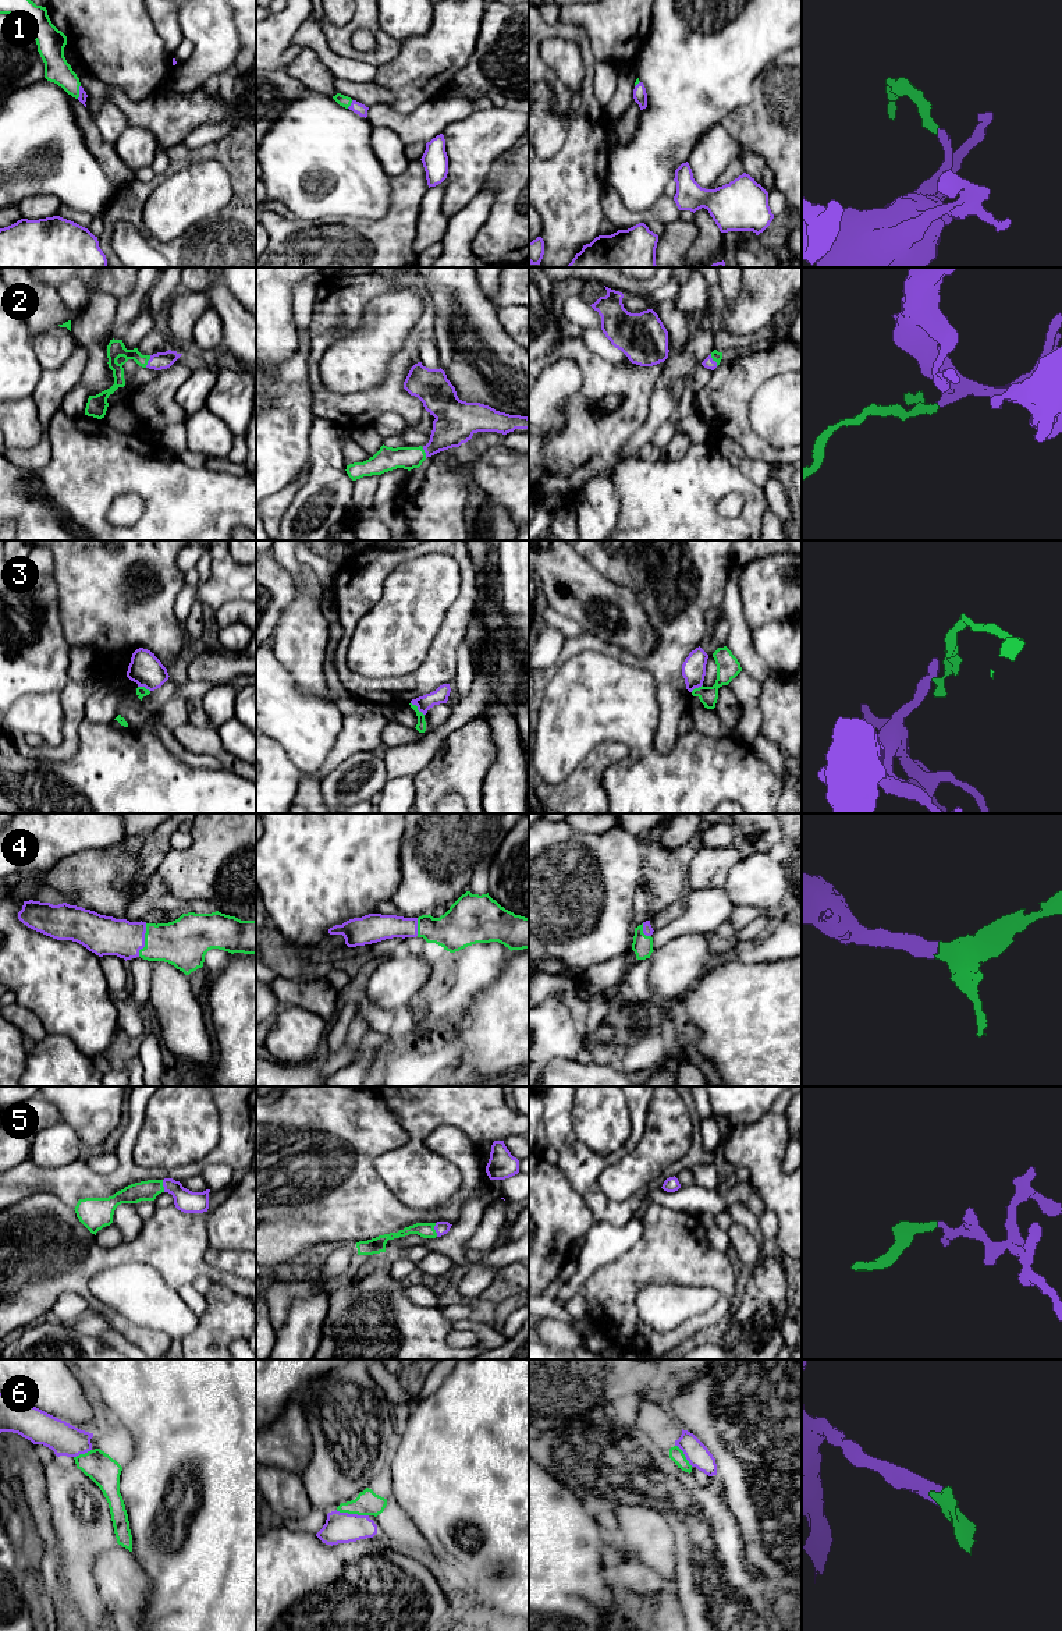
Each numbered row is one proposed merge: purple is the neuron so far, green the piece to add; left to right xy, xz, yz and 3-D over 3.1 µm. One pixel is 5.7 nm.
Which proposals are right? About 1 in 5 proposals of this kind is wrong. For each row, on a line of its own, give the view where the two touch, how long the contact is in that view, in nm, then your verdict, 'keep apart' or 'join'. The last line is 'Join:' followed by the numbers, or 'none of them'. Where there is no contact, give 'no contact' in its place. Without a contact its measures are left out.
1: contact in xz; length 60 nm; join
2: contact in yz; length 80 nm; join
3: contact in xz; length 110 nm; keep apart
4: contact in xy; length 200 nm; join
5: contact in xz; length 80 nm; join
6: contact in xz; length 190 nm; keep apart
Join: 1, 2, 4, 5

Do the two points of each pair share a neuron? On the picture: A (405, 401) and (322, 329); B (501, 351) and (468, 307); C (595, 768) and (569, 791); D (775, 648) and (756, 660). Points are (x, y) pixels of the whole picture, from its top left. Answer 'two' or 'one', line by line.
A: one
B: one
C: one
D: two

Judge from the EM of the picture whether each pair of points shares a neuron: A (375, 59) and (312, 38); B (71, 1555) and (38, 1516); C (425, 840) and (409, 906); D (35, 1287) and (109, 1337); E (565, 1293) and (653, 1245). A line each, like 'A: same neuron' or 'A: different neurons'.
A: different neurons
B: different neurons
C: same neuron
D: different neurons
E: different neurons

